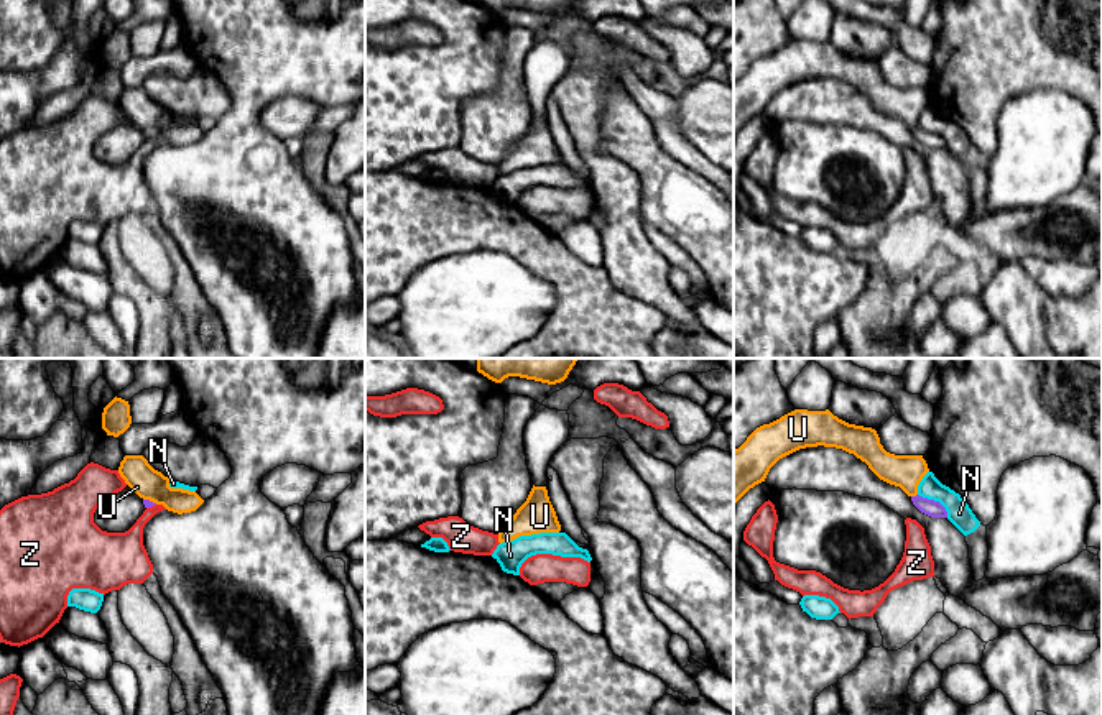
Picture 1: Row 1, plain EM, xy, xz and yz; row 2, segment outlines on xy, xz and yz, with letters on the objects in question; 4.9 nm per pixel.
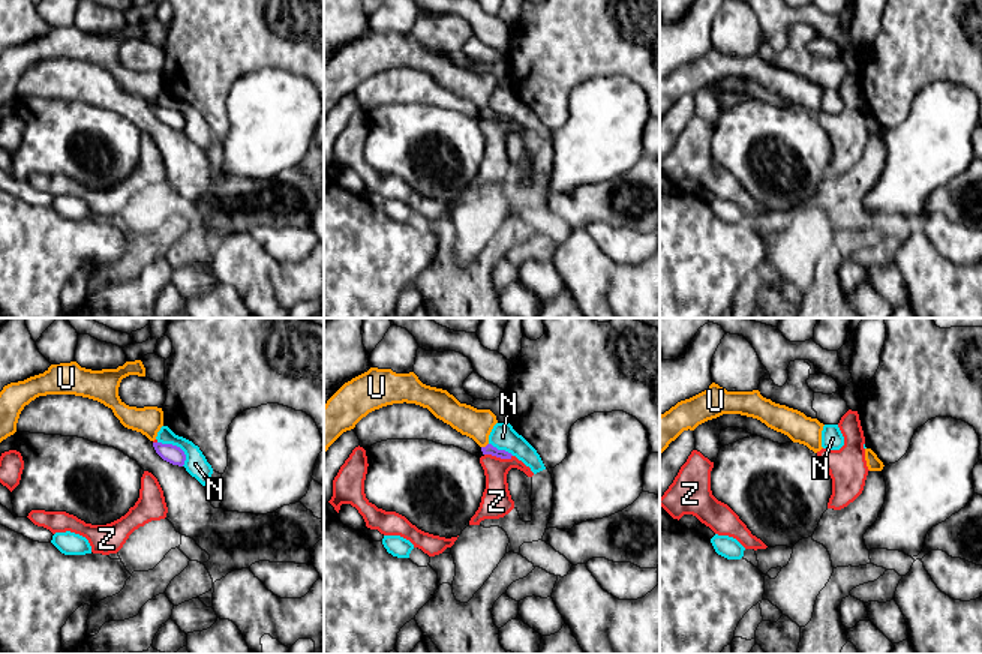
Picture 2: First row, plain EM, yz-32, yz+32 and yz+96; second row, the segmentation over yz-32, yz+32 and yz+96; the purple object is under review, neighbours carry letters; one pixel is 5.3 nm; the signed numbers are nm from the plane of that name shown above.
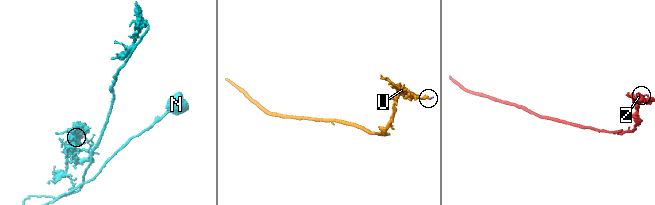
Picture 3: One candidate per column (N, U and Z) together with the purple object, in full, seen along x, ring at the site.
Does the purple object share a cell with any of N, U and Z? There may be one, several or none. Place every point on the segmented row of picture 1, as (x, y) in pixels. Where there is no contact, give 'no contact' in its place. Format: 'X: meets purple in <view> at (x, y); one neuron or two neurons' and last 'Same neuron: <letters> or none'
N: meets purple in yz at (936, 502); two neurons
U: meets purple in yz at (913, 497); one neuron
Z: meets purple in xy at (150, 507); two neurons
Same neuron: U

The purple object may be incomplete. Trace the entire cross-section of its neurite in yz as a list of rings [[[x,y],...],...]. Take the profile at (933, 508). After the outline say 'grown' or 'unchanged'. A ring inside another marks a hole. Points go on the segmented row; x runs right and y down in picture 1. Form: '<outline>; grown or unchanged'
[[[794,409],[757,427],[734,450],[734,506],[755,485],[765,482],[770,468],[783,457],[806,447],[836,447],[865,462],[883,482],[900,487],[913,505],[931,518],[947,518],[946,508],[918,495],[918,485],[929,472],[923,455],[895,455],[883,449],[875,429],[849,424],[829,409]]]; grown

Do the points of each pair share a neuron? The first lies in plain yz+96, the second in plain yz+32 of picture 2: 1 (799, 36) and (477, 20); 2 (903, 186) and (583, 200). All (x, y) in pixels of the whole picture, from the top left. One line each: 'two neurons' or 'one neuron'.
1: two neurons
2: two neurons

